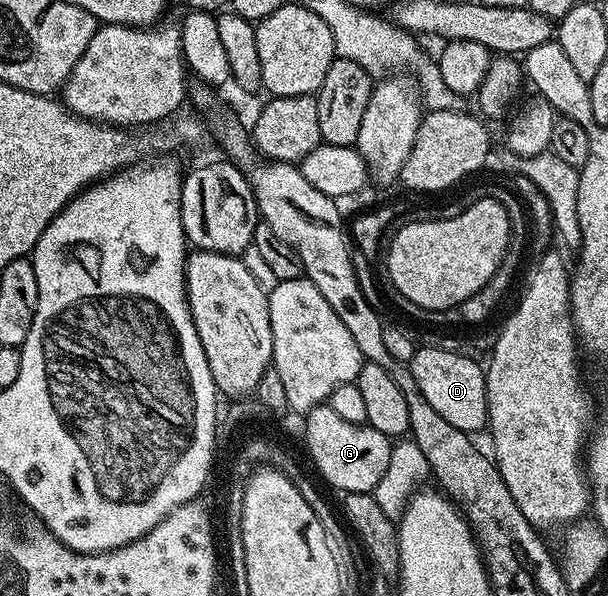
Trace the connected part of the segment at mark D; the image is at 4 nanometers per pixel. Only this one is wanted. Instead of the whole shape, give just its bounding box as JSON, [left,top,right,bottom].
[410,347,488,435]

